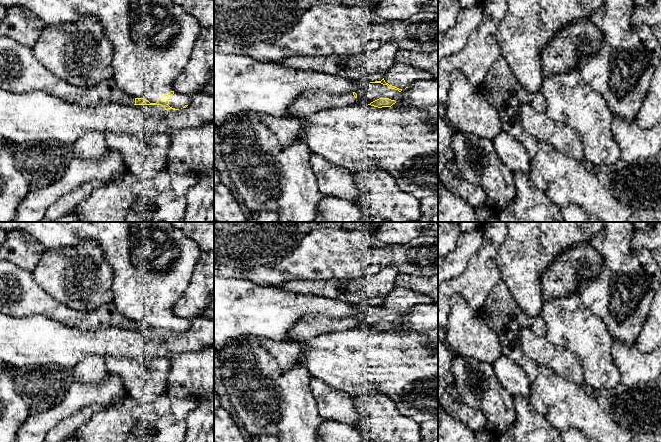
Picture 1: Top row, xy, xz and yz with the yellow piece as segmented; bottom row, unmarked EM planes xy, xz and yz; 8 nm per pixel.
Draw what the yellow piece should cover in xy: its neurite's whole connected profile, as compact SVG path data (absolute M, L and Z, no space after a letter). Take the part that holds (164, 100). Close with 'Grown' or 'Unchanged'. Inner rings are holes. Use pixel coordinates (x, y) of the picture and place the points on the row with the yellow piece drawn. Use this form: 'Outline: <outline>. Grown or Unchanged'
Outline: M0 0L0 5L8 8L25 7L46 25L71 24L87 15L95 16L113 45L113 79L121 91L135 98L134 105L161 105L165 110L179 110L190 103L191 96L175 91L175 81L185 67L202 27L194 17L171 0Z. Grown

